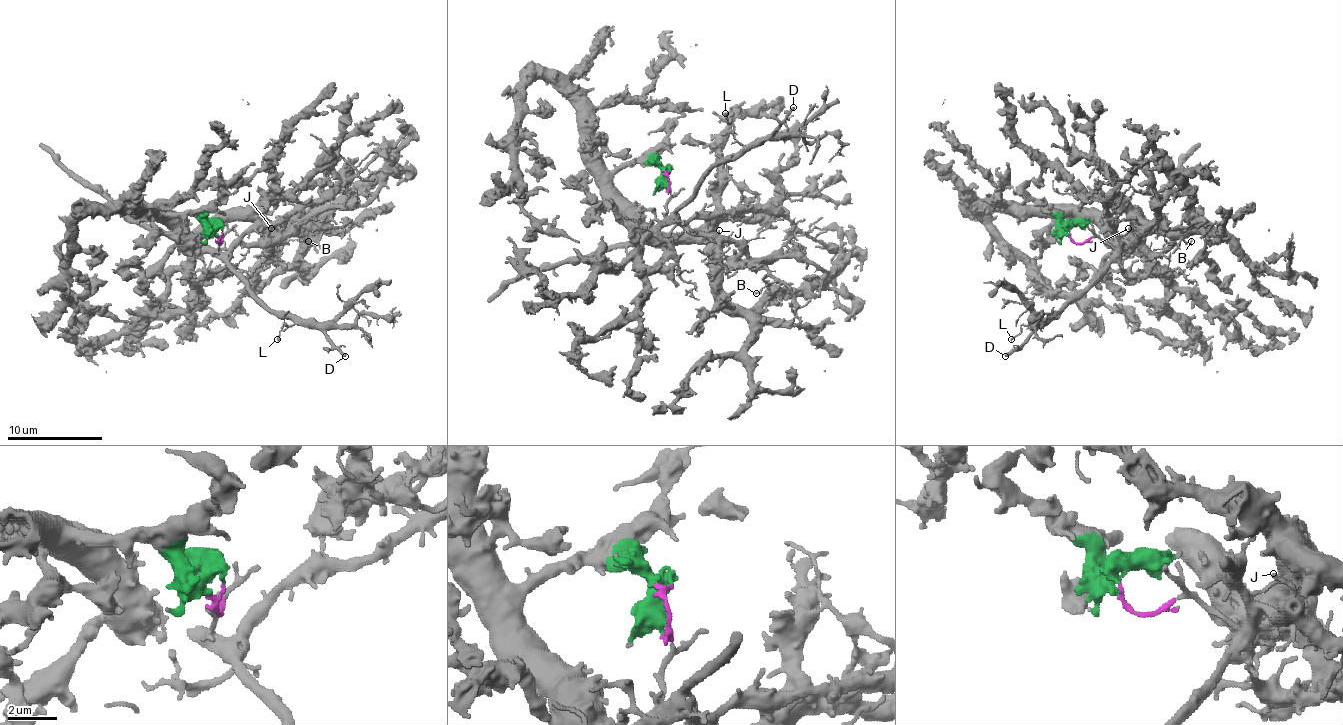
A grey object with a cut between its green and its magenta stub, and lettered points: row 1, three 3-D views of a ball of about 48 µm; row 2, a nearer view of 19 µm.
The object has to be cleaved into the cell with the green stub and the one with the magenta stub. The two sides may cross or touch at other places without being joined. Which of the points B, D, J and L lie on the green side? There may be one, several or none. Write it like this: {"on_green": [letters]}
{"on_green": []}

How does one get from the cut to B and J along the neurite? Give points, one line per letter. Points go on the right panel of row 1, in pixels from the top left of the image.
B: (1068, 233), (1076, 242), (1099, 238), (1116, 252), (1154, 221), (1180, 228), (1187, 242), (1192, 240)
J: (1068, 233), (1076, 242), (1099, 238), (1116, 252), (1135, 238), (1128, 228)

